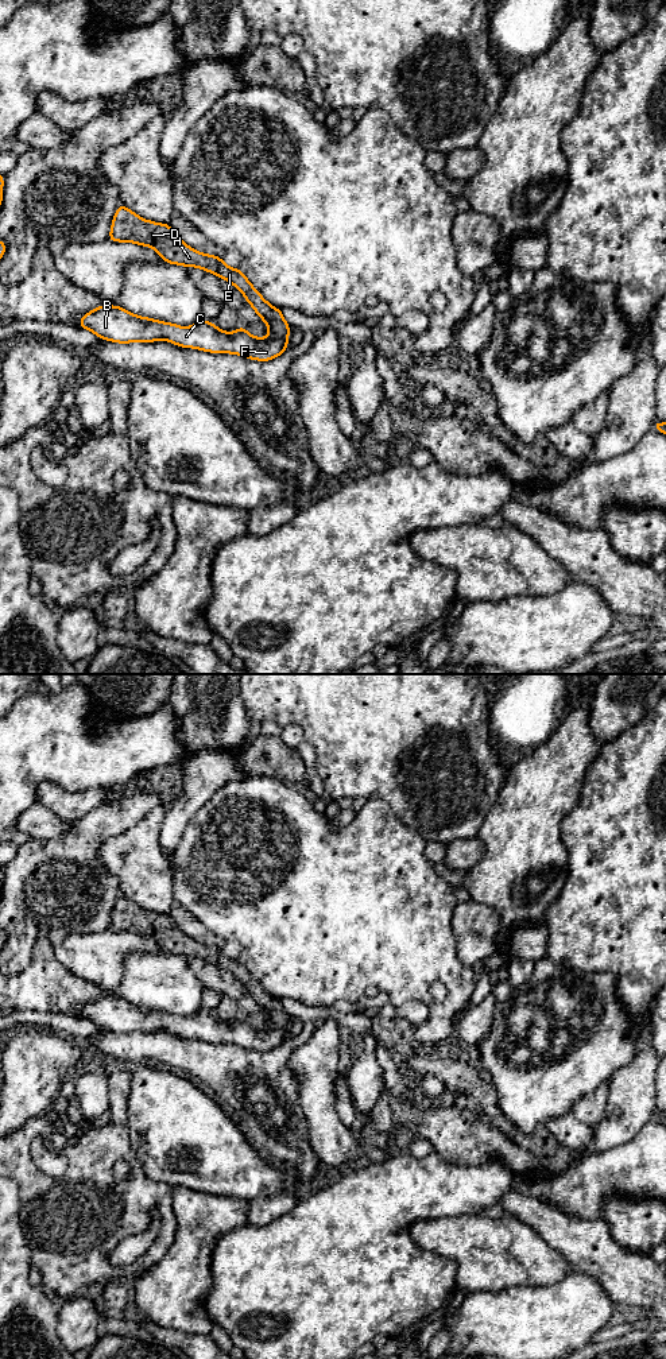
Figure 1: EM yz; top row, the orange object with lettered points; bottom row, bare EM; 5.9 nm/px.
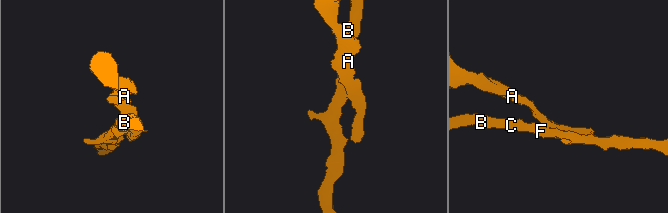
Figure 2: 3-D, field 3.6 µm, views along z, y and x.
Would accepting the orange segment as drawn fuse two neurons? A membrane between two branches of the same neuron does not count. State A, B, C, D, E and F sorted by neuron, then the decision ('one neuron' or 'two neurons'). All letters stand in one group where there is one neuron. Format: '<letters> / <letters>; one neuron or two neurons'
A D E / B C F; two neurons

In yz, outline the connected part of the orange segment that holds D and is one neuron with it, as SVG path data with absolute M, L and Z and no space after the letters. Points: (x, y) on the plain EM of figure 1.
M121 894L115 903L108 930L151 937L166 953L198 957L228 971L241 982L258 1006L267 1014L268 1026L287 1030L290 1017L280 999L271 996L239 959L229 959L221 948L190 938L169 914L144 910Z

